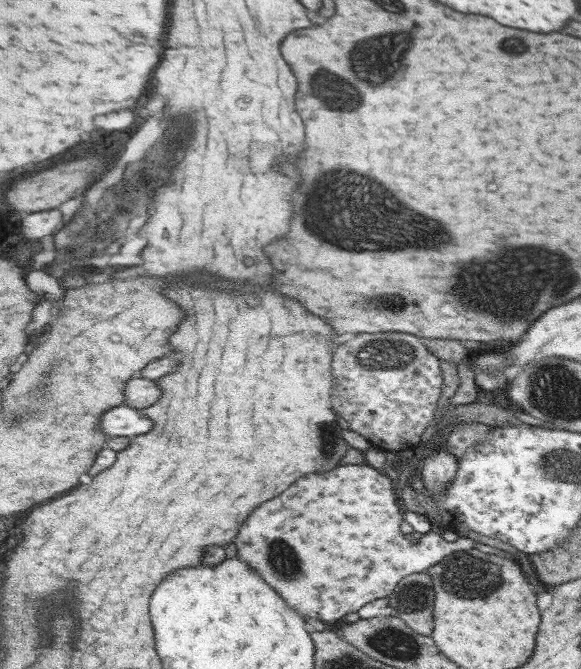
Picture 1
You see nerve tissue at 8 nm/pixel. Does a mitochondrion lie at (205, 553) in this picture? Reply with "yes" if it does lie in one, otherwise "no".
no

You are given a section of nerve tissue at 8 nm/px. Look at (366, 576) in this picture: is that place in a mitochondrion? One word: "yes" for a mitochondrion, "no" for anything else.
no

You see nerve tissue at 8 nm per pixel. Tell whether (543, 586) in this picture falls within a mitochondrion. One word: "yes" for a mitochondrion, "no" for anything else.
no

